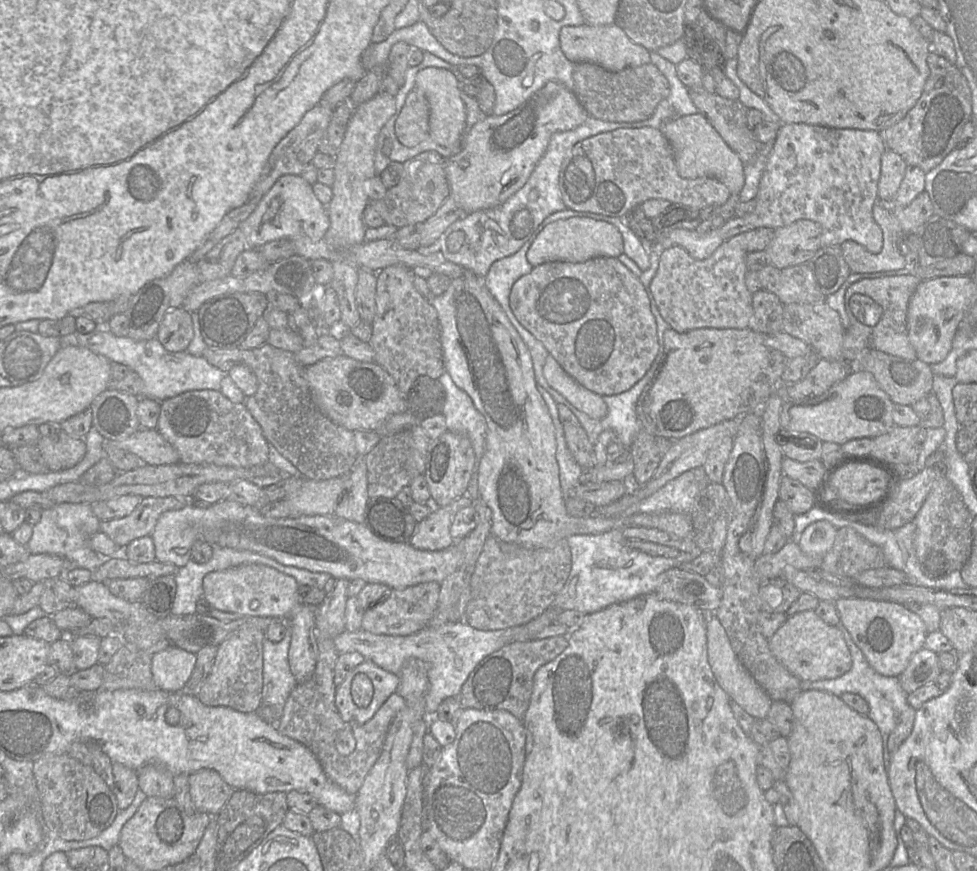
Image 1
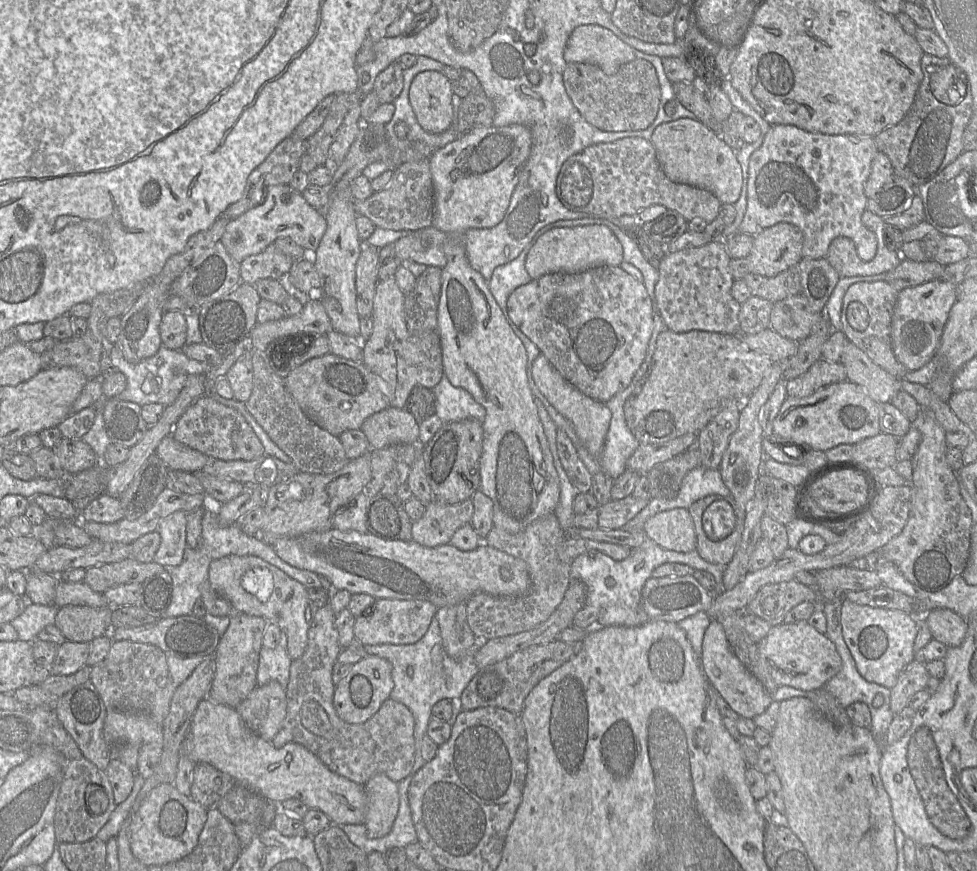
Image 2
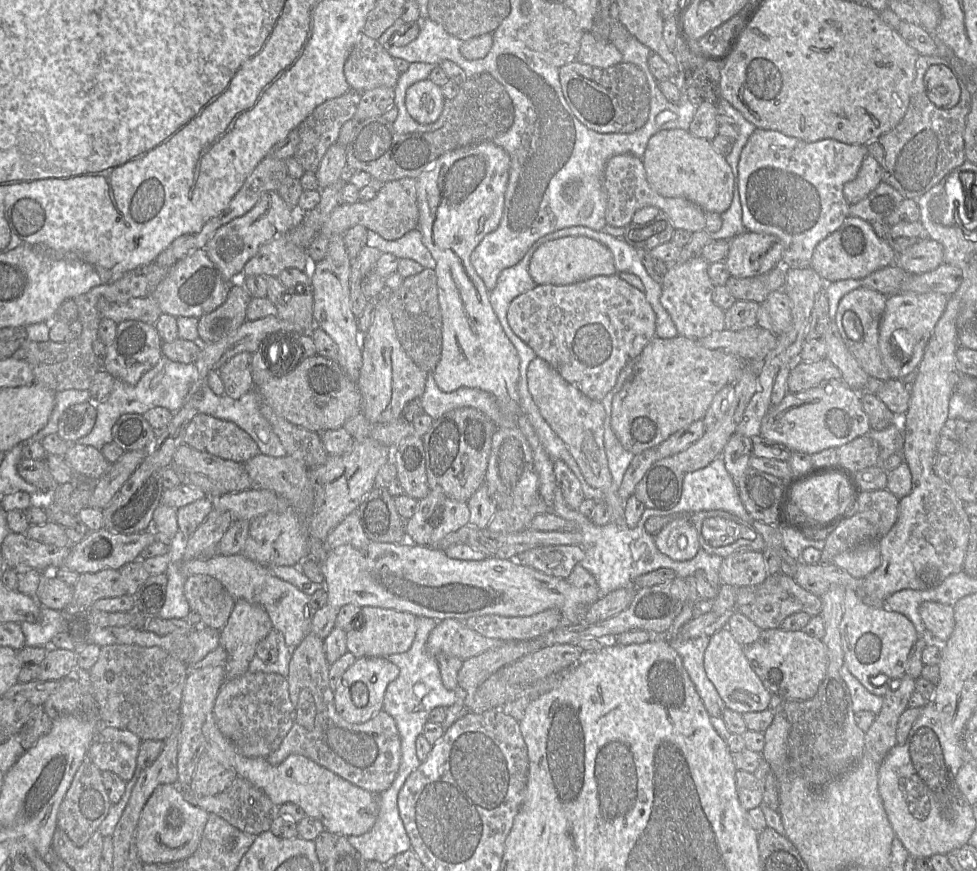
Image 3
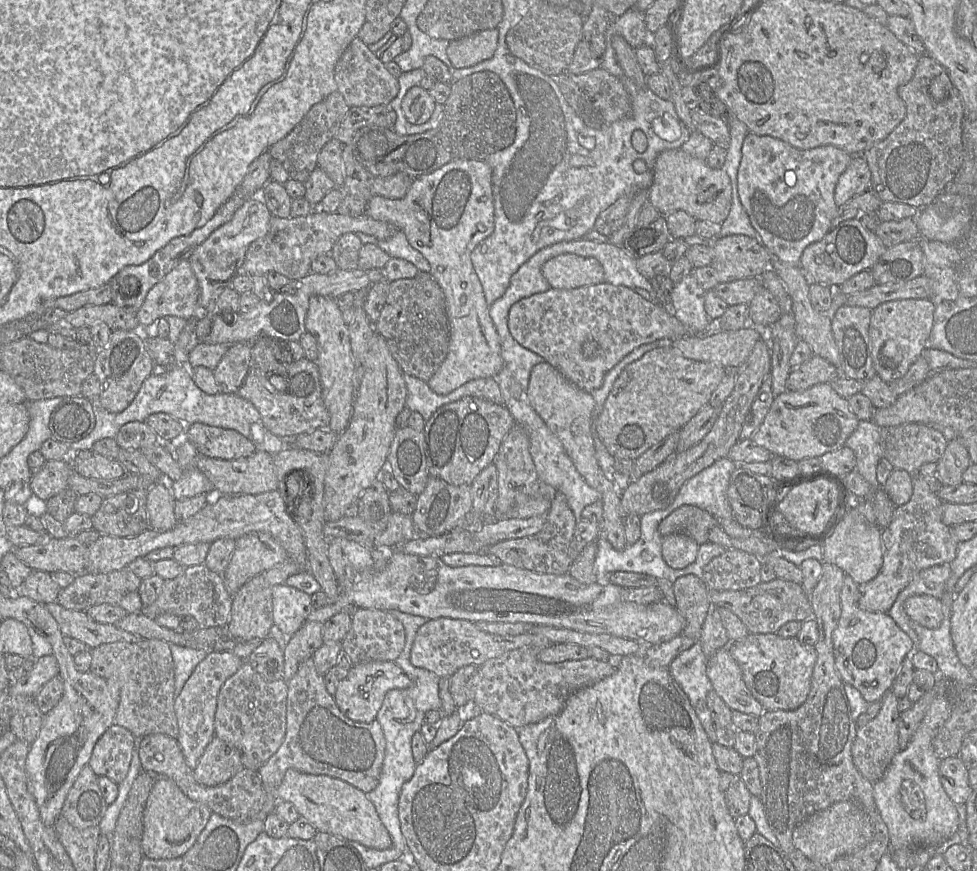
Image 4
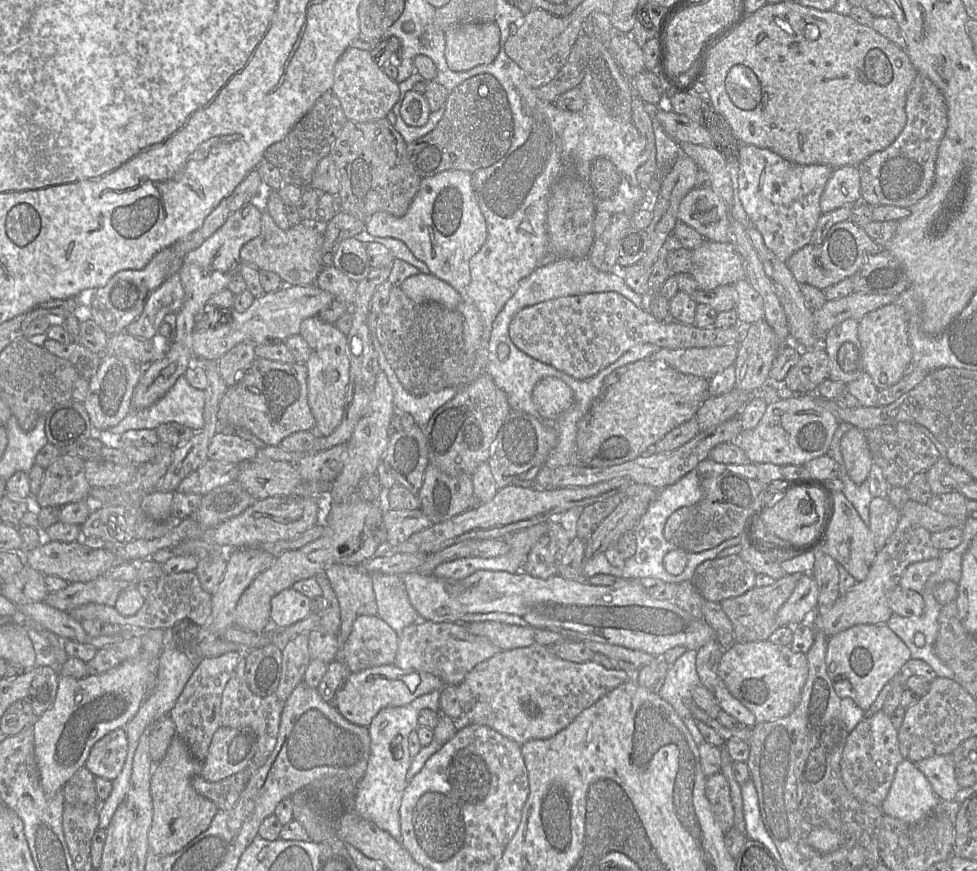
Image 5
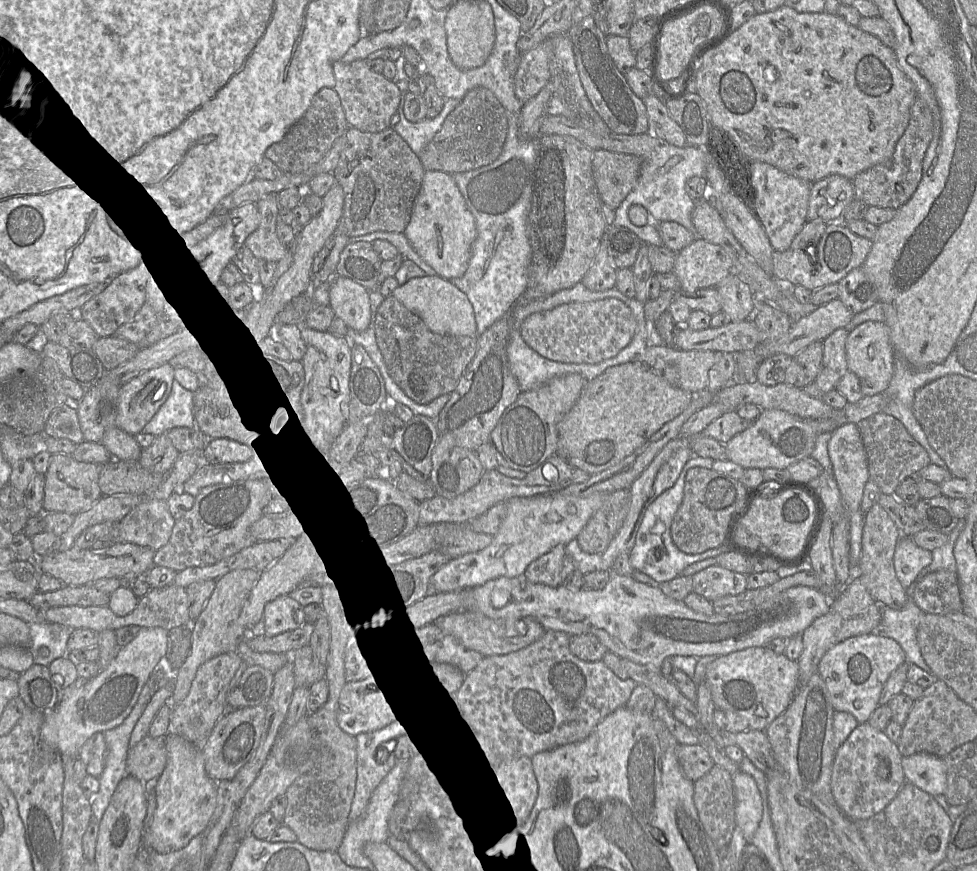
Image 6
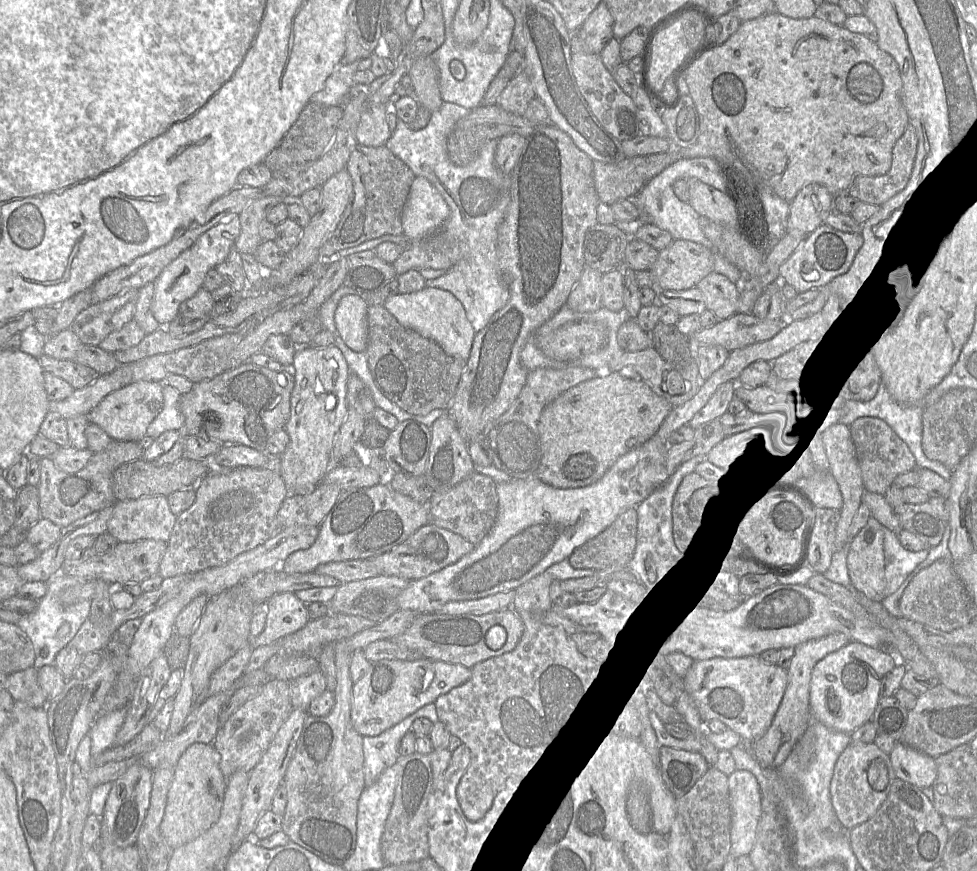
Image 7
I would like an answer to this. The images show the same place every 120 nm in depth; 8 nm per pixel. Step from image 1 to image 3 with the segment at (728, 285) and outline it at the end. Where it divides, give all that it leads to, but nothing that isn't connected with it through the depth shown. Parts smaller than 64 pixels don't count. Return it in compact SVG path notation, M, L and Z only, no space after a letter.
M702 256L671 264L663 279L660 302L672 318L678 335L700 339L725 329L725 311L712 299L715 286L708 274L709 265Z

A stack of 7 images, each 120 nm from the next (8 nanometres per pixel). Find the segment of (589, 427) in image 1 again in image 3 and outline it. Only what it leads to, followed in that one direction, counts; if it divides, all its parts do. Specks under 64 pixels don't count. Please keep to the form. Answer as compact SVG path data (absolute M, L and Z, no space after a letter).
M606 415L604 421L604 447L607 454L608 466L612 476L614 491L618 491L625 472L634 458L634 454L626 450L617 439L611 428L611 416Z

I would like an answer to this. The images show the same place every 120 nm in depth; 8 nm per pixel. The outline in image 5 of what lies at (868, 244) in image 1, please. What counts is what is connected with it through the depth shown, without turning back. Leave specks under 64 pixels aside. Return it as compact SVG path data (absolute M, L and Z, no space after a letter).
M742 143L738 174L739 198L752 225L763 236L765 245L783 262L811 242L812 234L822 215L820 197L833 170L823 164L798 165L769 149Z

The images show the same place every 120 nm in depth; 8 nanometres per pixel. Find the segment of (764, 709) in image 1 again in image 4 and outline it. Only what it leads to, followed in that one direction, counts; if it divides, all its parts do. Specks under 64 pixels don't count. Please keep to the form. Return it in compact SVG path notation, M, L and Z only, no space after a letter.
M728 648L708 659L707 676L713 690L731 710L758 717L764 713L763 706L746 686L742 671Z

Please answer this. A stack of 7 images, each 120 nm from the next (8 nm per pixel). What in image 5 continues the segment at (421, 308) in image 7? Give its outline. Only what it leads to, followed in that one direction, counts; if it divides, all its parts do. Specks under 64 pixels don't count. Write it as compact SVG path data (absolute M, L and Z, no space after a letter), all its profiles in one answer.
M419 273L407 278L400 286L412 301L434 301L450 310L458 310L462 296L447 282L430 274Z

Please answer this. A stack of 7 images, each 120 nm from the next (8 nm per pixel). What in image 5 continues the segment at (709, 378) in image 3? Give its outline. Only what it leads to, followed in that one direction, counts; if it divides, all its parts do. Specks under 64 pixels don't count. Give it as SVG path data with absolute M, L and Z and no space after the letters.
M645 358L632 363L625 364L612 373L610 373L604 380L601 392L592 402L586 414L580 419L577 426L576 446L579 461L588 467L609 467L635 459L636 457L651 452L654 445L661 440L668 432L675 427L689 421L695 417L696 412L701 406L702 402L707 397L707 389L710 379L705 379L699 376L685 374L679 372L664 362L655 362L654 360Z

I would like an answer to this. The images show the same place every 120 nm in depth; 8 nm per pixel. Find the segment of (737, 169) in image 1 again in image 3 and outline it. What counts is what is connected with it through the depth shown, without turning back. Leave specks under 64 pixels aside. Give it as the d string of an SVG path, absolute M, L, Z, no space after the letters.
M680 128L661 129L648 141L642 158L650 186L664 197L681 197L701 207L706 213L722 214L729 209L733 200L734 174L726 157L716 152L712 142L692 135Z

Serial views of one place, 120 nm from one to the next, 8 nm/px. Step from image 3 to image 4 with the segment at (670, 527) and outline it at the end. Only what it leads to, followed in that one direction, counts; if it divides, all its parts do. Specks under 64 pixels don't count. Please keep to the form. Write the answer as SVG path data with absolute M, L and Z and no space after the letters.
M669 534L663 536L662 556L673 569L683 569L692 564L698 554L699 545L685 534Z

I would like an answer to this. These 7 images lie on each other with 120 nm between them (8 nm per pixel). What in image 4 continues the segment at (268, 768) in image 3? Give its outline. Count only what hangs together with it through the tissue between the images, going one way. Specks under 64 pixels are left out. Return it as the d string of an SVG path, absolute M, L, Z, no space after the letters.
M289 769L277 789L277 795L279 801L291 802L299 817L305 818L320 832L376 850L385 850L392 845L391 835L380 820L373 803L364 792L343 780Z

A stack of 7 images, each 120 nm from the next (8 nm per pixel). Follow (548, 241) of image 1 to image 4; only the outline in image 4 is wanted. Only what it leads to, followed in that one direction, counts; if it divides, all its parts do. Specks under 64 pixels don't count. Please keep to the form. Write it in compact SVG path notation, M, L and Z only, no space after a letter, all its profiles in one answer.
M562 254L542 266L542 274L553 289L575 289L604 282L601 263L590 257Z

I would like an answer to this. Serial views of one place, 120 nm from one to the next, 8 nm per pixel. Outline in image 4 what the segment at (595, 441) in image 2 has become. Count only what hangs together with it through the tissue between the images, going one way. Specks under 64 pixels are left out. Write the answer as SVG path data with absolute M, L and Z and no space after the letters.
M546 361L532 368L527 394L532 407L559 438L578 472L589 486L600 493L603 503L601 535L616 550L625 549L627 546L624 528L625 514L621 505L621 492L611 476L602 470L596 458L593 439L595 400L592 394L577 387Z

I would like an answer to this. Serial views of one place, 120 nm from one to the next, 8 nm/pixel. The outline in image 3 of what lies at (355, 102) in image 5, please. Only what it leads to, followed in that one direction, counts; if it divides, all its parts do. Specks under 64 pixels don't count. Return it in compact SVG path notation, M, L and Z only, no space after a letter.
M362 34L344 64L344 75L351 89L364 93L379 87L395 88L400 72L387 48Z

